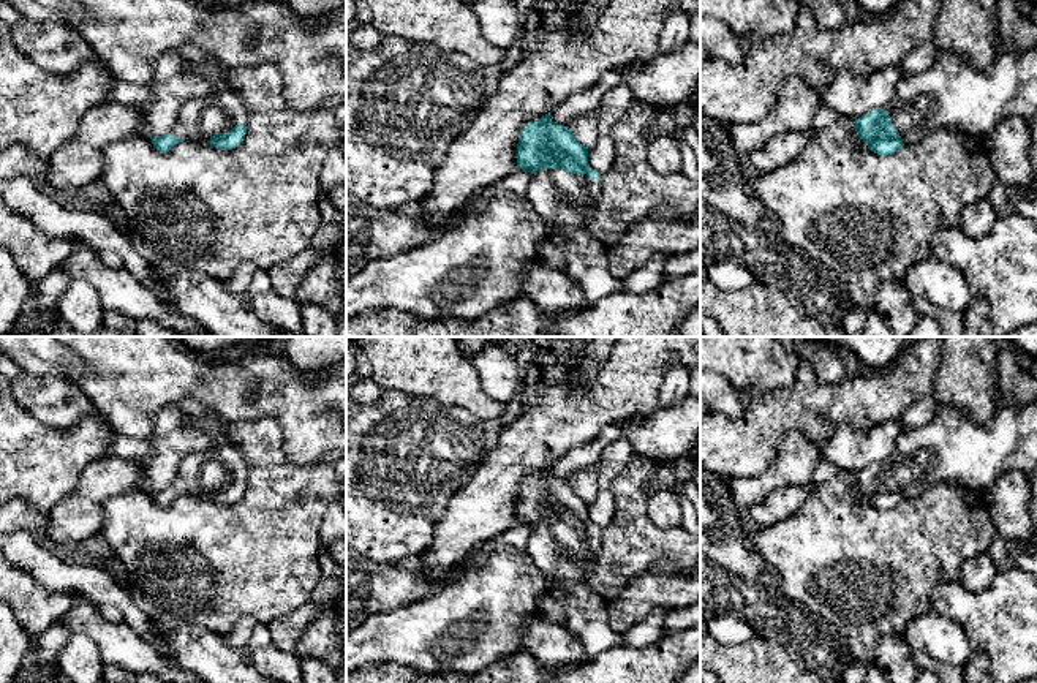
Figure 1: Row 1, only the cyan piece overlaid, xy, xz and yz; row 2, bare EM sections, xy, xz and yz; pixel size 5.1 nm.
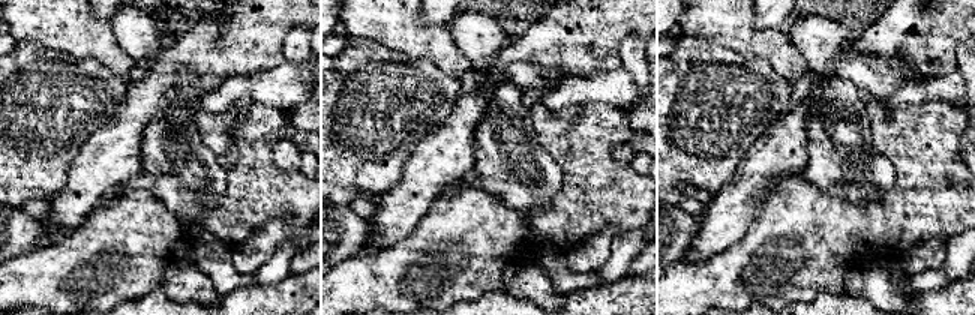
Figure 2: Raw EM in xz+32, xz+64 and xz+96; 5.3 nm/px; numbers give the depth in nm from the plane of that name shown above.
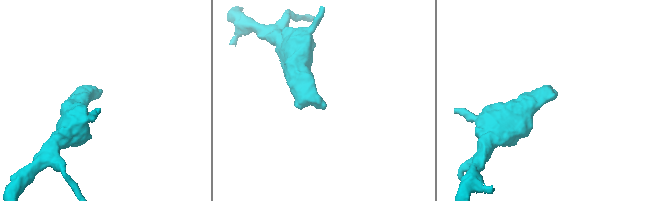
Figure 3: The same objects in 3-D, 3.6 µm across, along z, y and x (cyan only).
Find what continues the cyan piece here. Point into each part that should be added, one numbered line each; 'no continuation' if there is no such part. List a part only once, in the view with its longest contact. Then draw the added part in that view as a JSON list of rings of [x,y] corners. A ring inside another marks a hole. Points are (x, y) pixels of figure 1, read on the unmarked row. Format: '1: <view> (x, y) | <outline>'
1: xz (563, 554) | [[[550,522],[536,525],[525,547],[545,577],[549,594],[564,610],[563,626],[582,642],[586,662],[624,645],[624,634],[609,625],[609,602],[583,582],[601,542],[602,531],[591,534],[586,528]]]

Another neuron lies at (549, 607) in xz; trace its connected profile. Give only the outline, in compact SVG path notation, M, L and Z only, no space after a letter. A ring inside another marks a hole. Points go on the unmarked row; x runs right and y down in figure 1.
M544 594L539 598L537 612L539 612L539 617L542 617L550 623L563 625L564 621L564 610L552 594Z

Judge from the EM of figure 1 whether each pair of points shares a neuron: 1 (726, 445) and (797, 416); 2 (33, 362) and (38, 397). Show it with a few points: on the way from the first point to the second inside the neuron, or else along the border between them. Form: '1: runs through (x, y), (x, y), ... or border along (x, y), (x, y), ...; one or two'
1: runs through (743, 445), (772, 416), (780, 416); one
2: border along (22, 370), (64, 377); two

